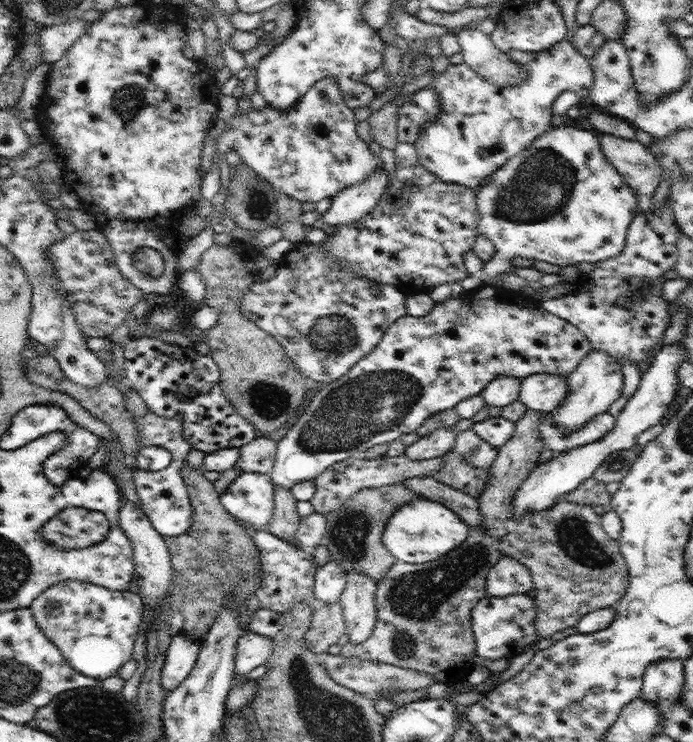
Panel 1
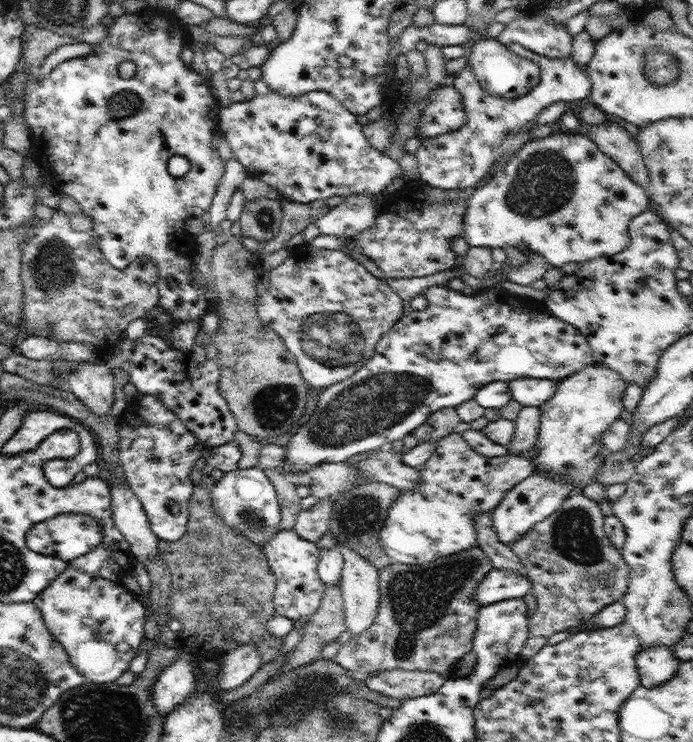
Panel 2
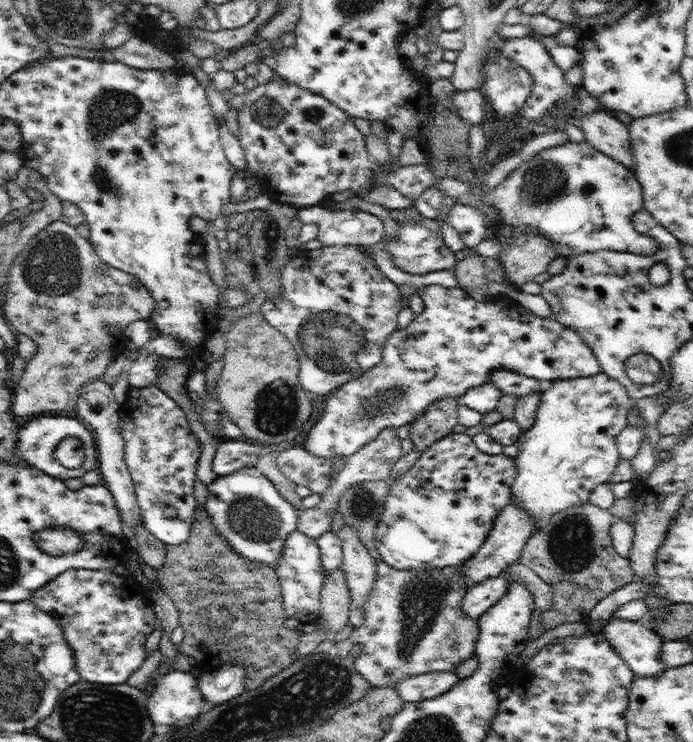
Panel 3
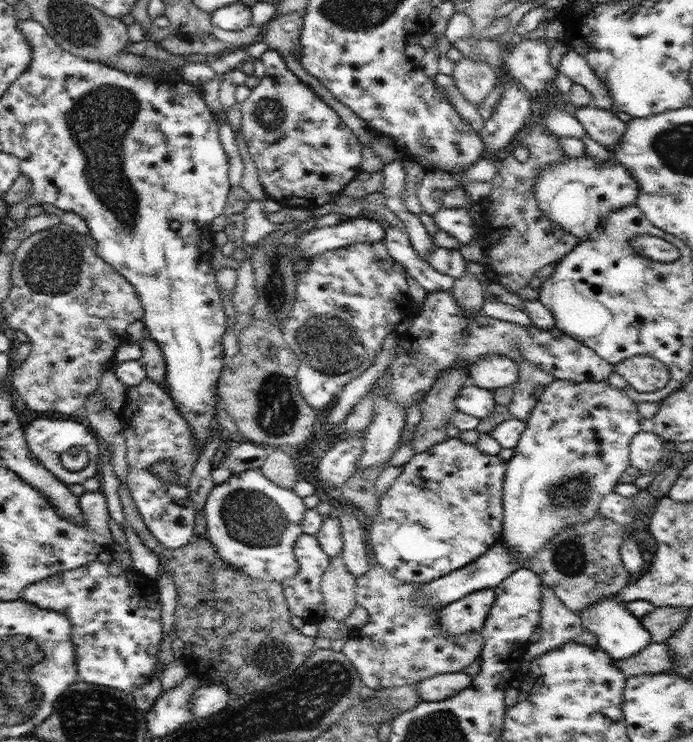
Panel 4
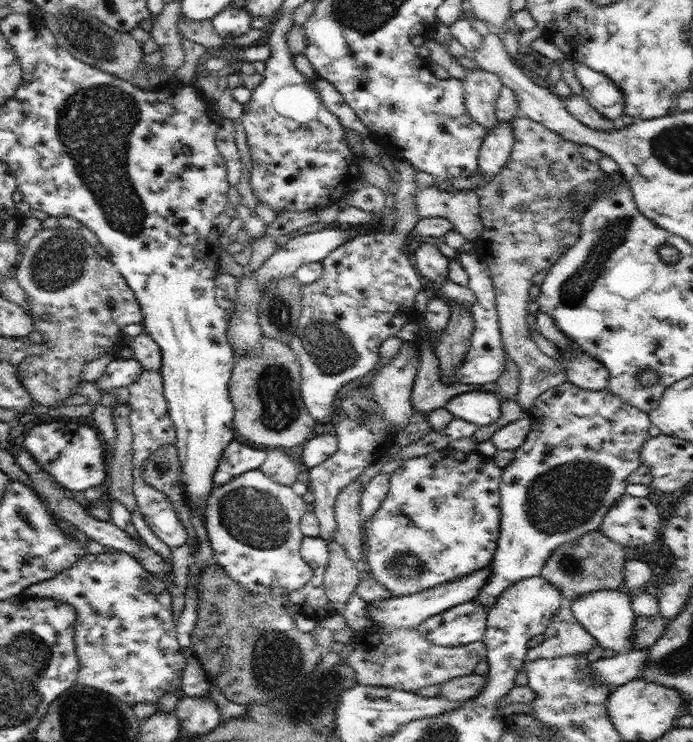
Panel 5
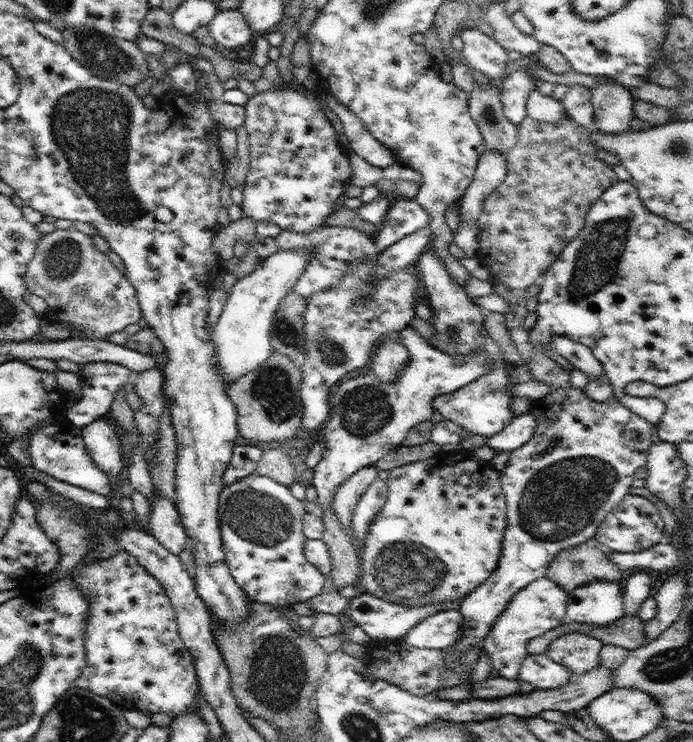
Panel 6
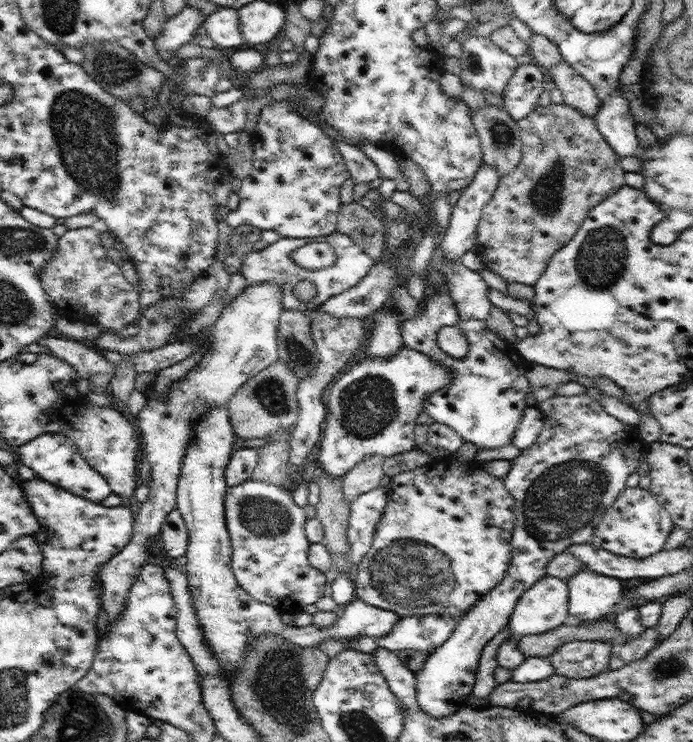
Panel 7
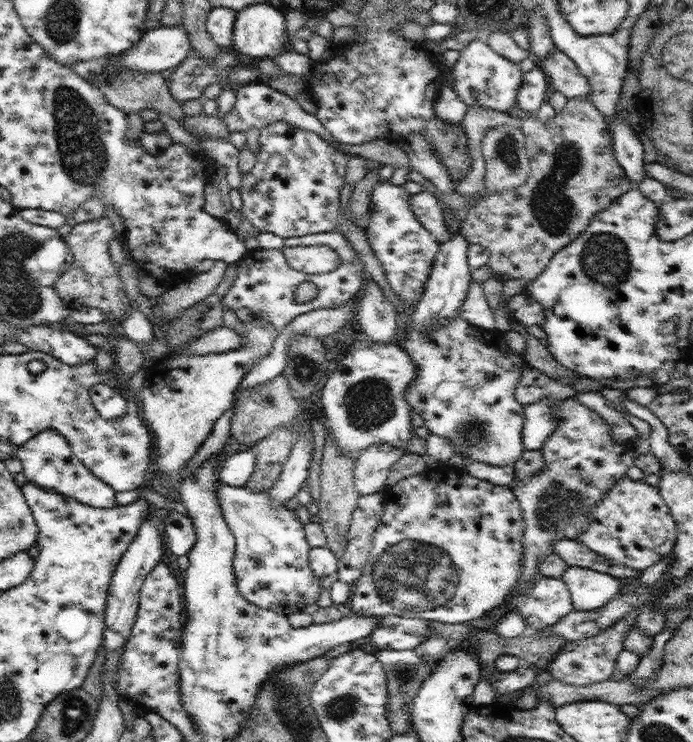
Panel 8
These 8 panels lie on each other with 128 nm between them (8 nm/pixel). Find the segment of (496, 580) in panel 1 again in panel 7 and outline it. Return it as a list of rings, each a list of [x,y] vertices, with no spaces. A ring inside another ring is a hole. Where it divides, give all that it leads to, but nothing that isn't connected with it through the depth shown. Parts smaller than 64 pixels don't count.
[[[424,615],[402,617],[392,630],[375,640],[378,647],[398,652],[405,649],[430,651],[440,648],[449,640],[456,627],[456,618]]]

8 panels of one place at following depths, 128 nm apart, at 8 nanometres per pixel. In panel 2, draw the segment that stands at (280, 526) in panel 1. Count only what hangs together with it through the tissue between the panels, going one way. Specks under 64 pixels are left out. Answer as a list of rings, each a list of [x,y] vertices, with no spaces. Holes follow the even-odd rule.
[[[269,468],[263,471],[274,485],[279,498],[282,517],[281,528],[292,529],[302,509],[300,507],[301,498],[297,493],[297,485],[279,469]]]

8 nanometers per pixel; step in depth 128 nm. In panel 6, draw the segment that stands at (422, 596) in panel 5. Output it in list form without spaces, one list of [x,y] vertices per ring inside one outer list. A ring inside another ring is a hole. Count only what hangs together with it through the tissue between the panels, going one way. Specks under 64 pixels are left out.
[[[359,592],[350,602],[350,620],[355,626],[359,626],[370,637],[376,641],[392,641],[404,638],[412,627],[420,624],[424,618],[438,614],[444,609],[458,609],[462,598],[453,600],[452,603],[438,603],[436,605],[424,605],[424,607],[408,607],[388,602],[383,598],[372,596],[369,593]]]

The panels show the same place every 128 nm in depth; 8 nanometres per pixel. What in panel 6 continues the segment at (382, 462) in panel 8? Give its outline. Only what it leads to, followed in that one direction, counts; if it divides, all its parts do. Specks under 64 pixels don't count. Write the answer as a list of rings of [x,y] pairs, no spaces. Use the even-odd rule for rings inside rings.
[[[375,464],[358,469],[338,487],[334,498],[331,500],[335,515],[341,520],[346,534],[351,536],[354,544],[356,544],[357,538],[353,535],[351,527],[353,512],[360,497],[378,477],[378,472],[379,469]]]

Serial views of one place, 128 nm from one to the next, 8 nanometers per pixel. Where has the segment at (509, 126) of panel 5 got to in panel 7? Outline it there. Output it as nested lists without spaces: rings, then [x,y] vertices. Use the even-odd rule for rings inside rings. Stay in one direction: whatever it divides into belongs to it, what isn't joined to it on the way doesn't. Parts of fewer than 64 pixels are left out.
[[[483,163],[476,172],[474,179],[471,180],[469,186],[462,192],[458,202],[454,204],[448,228],[443,234],[443,241],[441,242],[443,257],[448,263],[454,263],[454,261],[456,261],[456,263],[460,262],[462,256],[464,256],[470,248],[476,247],[477,228],[481,214],[484,208],[490,203],[492,196],[494,196],[500,179],[500,173],[498,173],[494,167]]]

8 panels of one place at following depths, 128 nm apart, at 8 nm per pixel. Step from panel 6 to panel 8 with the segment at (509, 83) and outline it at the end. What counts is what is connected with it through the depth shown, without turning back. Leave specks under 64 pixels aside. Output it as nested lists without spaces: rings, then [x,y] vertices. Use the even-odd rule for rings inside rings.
[[[534,67],[530,72],[524,72],[521,87],[518,89],[517,106],[528,112],[529,114],[536,113],[542,106],[548,90],[549,77],[539,67]]]

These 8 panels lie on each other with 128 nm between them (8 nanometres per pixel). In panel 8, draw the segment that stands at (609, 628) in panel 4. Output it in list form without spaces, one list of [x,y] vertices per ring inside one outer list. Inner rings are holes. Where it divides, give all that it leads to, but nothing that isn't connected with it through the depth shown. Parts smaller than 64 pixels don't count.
[[[573,566],[566,568],[561,579],[570,591],[573,610],[576,612],[607,606],[616,593],[621,592],[623,585],[623,581],[605,572]]]

